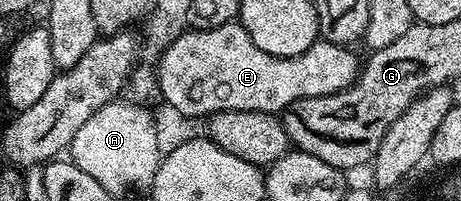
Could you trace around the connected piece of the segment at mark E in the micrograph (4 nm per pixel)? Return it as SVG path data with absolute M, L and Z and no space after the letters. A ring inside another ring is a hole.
M233 21L218 29L209 31L184 30L170 46L159 52L160 64L154 67L158 95L161 95L180 115L189 115L192 119L203 120L219 111L271 111L283 112L294 101L319 95L333 95L345 91L356 80L358 59L355 50L338 43L318 41L306 49L306 53L294 57L274 57L270 53L262 53L254 41L250 41L250 33Z

